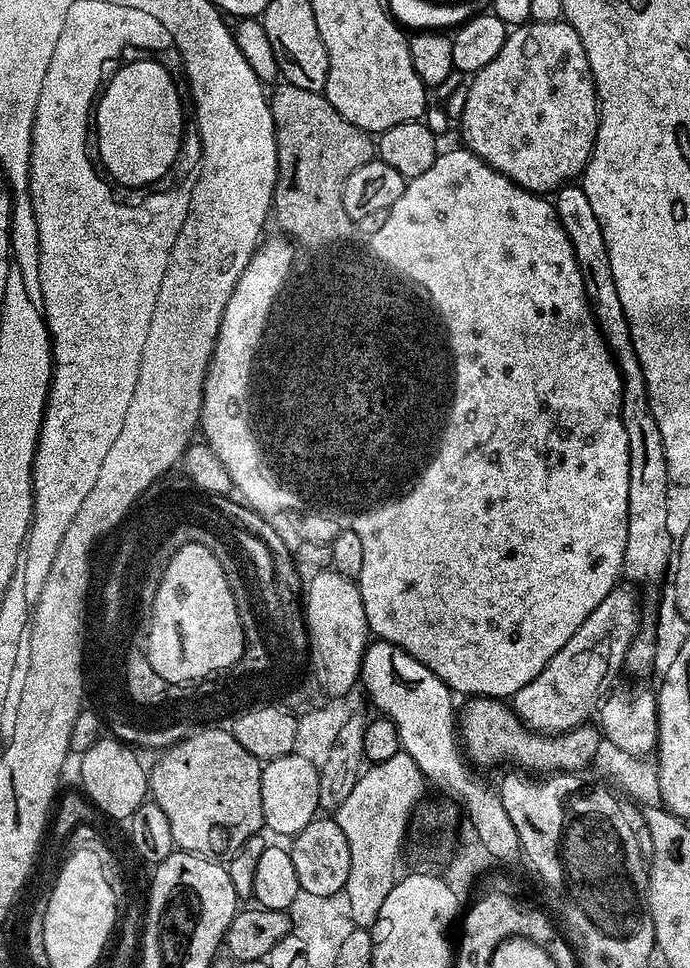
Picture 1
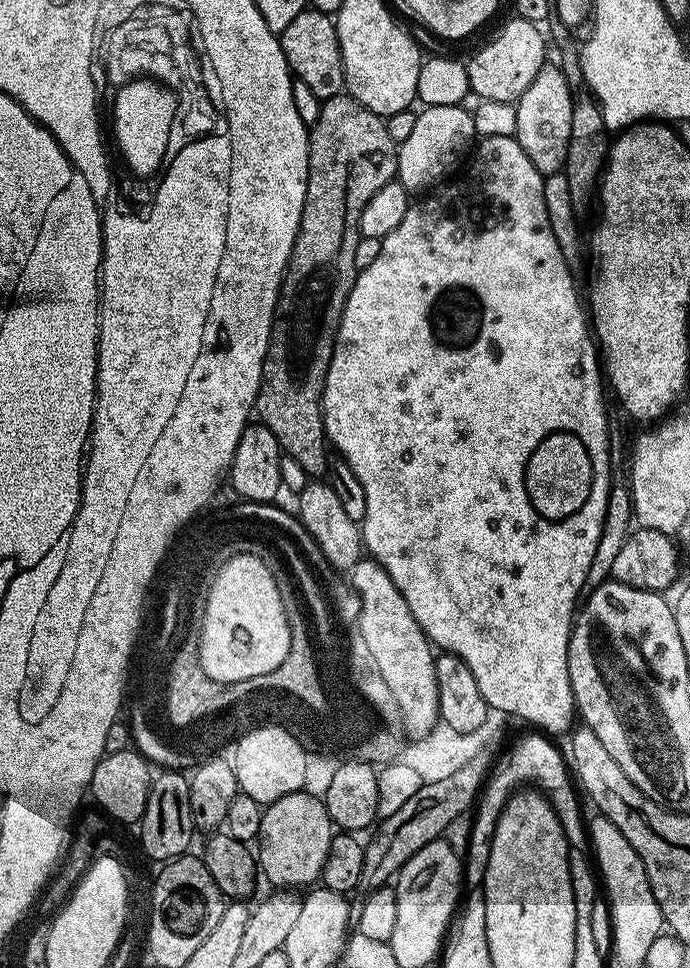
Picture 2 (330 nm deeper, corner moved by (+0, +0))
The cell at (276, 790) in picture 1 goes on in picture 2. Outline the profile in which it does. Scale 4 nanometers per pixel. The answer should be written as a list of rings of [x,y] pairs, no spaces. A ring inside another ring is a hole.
[[[301,790],[278,798],[278,802],[264,808],[258,837],[258,844],[261,844],[258,868],[263,879],[265,876],[280,890],[300,890],[303,884],[315,885],[324,871],[333,835],[332,819],[319,795],[311,796],[308,790]]]

